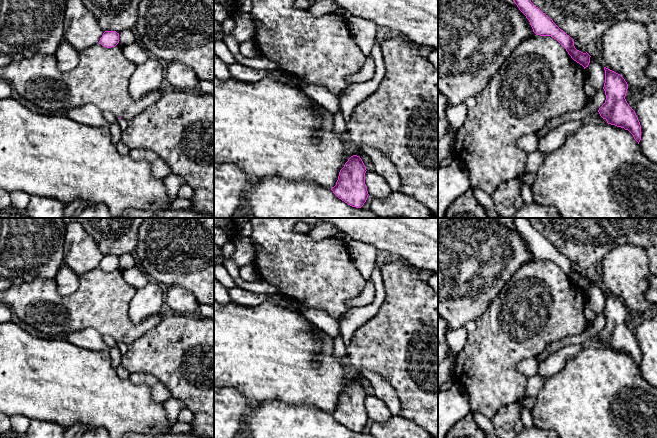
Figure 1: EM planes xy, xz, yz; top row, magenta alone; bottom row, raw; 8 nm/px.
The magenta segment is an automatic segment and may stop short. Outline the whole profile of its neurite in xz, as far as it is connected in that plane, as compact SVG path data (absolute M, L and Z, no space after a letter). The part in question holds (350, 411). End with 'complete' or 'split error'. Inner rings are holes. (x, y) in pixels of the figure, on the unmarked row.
M357 379L351 380L340 394L336 409L331 414L348 429L361 432L369 419L365 408L366 395L362 383Z; complete

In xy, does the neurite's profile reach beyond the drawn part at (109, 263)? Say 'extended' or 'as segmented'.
as segmented

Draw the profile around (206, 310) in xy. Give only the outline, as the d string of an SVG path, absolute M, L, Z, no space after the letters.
M199 303L198 308L199 308L199 312L201 313L202 316L204 316L204 317L214 317L214 306Z

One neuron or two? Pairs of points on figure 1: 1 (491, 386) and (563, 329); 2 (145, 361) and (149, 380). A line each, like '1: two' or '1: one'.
1: one
2: two

